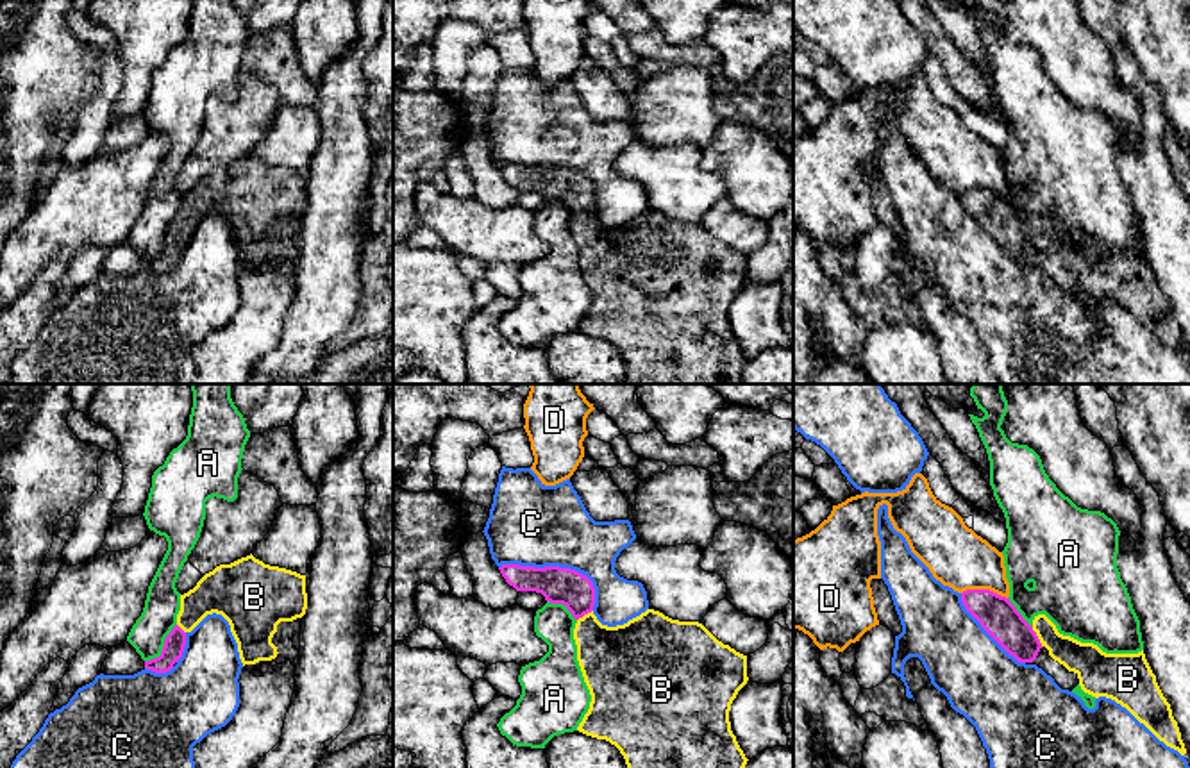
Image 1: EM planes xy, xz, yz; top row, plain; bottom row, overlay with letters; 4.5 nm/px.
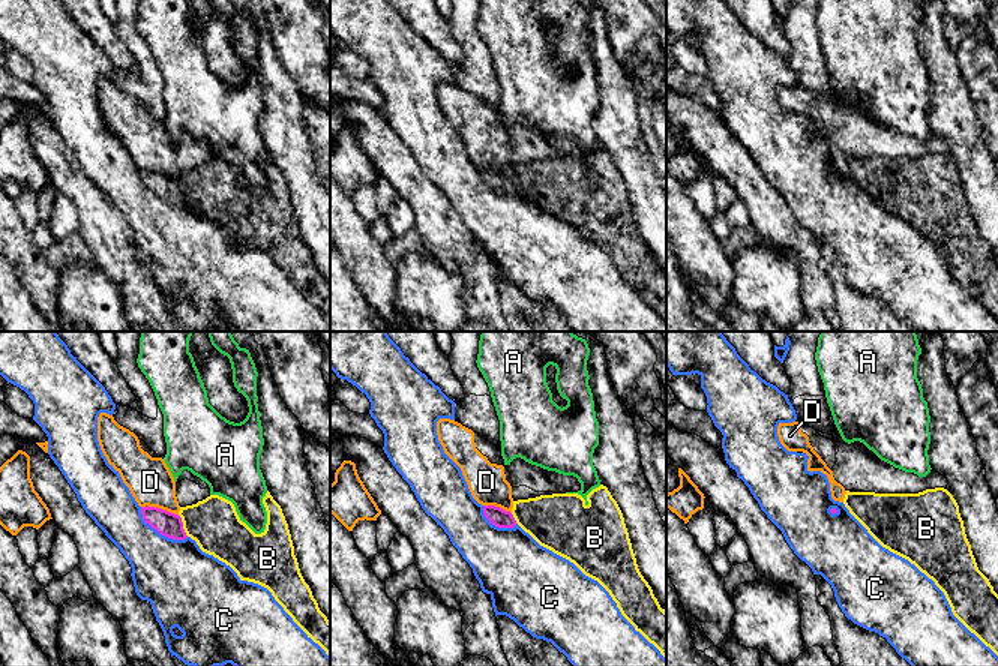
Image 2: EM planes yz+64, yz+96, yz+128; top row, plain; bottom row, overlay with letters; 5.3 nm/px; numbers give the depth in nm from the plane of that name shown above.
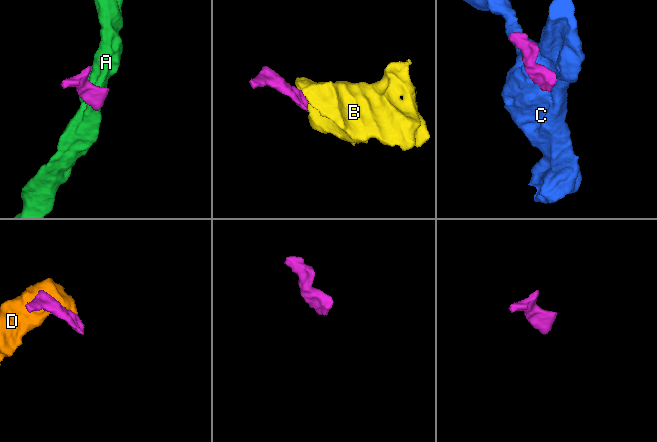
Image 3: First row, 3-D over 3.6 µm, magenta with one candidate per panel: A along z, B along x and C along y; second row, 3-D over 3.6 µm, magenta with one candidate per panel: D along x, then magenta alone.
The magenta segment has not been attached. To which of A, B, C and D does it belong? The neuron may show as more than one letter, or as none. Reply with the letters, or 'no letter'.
B

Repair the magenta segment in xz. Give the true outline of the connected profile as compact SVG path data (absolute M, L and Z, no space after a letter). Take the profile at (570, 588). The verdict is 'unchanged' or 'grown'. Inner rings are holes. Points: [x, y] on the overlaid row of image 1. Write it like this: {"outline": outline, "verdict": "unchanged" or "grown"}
{"outline": "M502 564L502 577L516 591L536 591L550 604L563 604L577 620L574 639L577 661L590 689L590 709L577 730L606 739L625 759L627 768L745 768L747 757L731 730L729 711L738 691L747 684L747 655L718 641L699 622L679 622L647 609L624 625L602 625L593 614L593 582L570 568Z", "verdict": "grown"}

